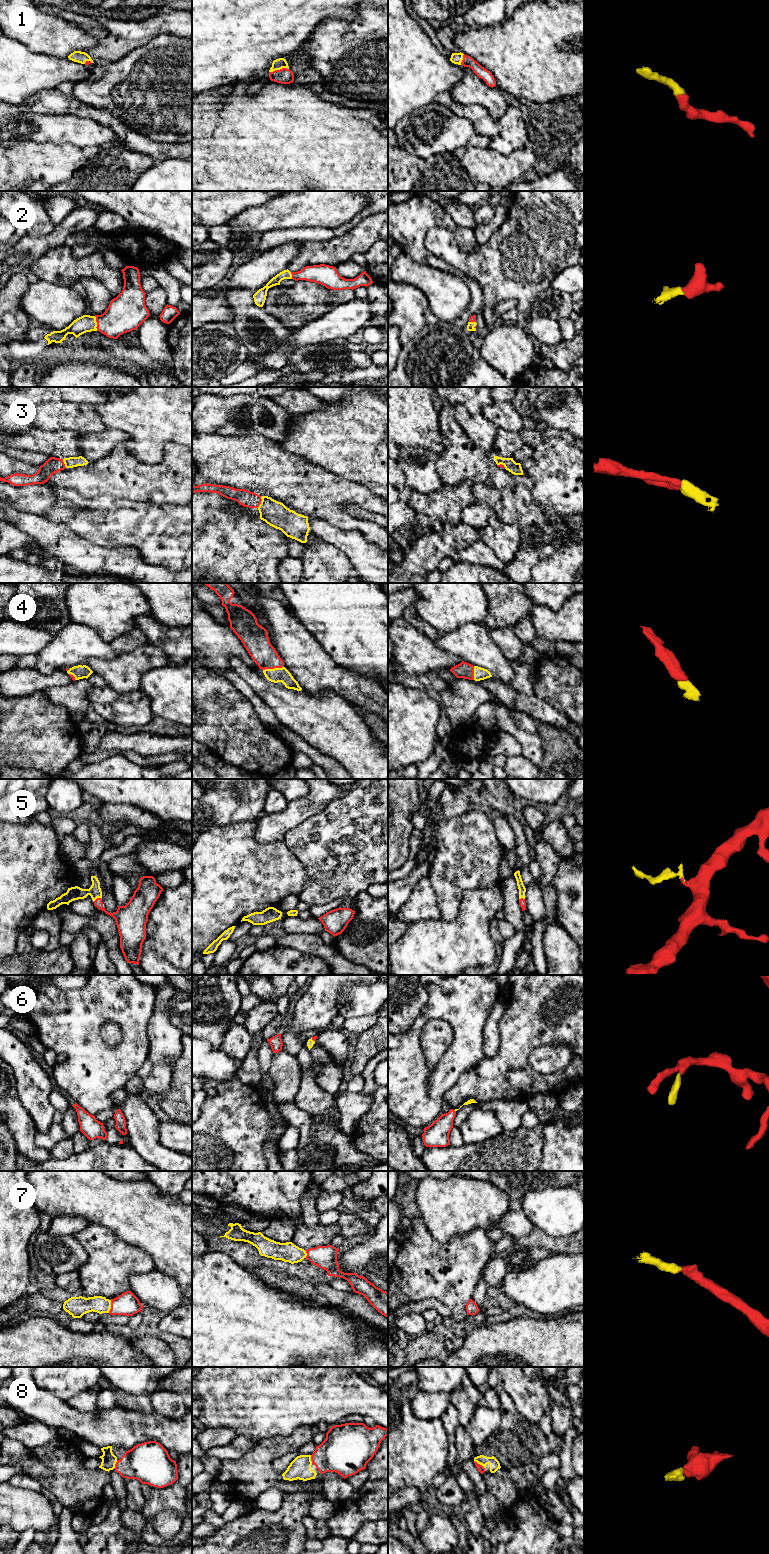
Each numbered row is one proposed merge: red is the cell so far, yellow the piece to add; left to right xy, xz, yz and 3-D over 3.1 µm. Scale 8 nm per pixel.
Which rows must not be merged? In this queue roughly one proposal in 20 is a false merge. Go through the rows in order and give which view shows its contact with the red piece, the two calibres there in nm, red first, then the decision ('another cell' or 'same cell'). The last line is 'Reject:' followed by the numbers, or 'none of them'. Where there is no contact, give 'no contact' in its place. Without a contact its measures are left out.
1: xz | 130/90 nm | same cell
2: xy | 300/140 nm | same cell
3: xz | 130/200 nm | same cell
4: xz | 200/120 nm | same cell
5: xy | 140/110 nm | same cell
6: xz | 40/60 nm | same cell
7: xy | 180/150 nm | same cell
8: yz | 60/90 nm | same cell
Reject: none of them

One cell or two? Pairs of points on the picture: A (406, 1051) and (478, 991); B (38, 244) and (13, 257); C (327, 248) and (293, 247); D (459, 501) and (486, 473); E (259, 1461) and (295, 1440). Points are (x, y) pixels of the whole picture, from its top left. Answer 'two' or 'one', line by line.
A: one
B: one
C: two
D: two
E: one

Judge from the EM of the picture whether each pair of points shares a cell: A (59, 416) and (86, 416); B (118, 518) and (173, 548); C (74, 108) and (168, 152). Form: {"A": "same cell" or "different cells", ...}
{"A": "same cell", "B": "same cell", "C": "same cell"}

